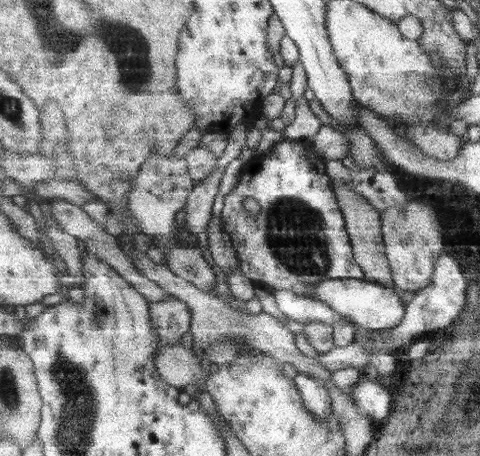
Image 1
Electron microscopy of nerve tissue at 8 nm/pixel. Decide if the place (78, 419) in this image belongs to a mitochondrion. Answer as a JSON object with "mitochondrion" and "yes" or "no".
{"mitochondrion":"yes"}

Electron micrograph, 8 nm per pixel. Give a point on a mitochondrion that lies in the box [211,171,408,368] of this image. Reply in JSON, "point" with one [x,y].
{"point":[296,235]}

